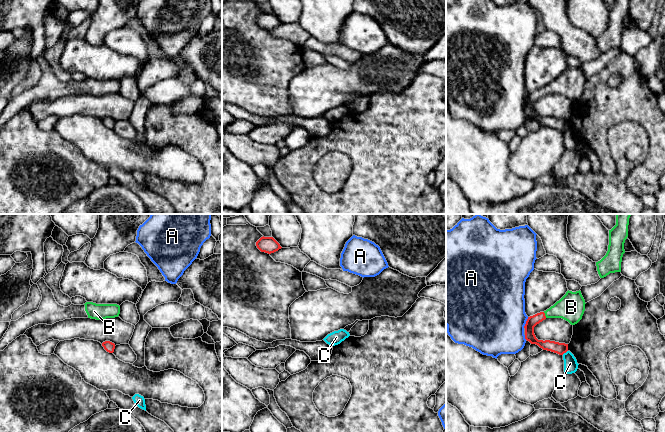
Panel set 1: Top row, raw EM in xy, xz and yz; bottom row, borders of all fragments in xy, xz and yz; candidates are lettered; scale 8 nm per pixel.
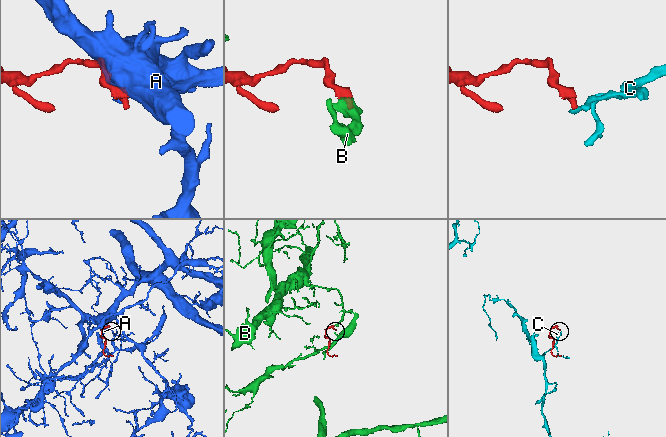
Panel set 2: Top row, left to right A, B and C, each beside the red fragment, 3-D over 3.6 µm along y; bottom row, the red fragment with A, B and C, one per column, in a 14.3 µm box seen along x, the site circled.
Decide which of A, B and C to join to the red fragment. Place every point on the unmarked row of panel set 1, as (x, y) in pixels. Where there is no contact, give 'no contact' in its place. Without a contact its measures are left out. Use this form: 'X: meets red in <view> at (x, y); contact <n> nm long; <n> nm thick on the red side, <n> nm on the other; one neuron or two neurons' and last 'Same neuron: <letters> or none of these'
A: meets red in yz at (526, 98); contact 100 nm long; 90 nm thick on the red side, 480 nm on the other; two neurons
B: meets red in yz at (544, 91); contact 50 nm long; 90 nm thick on the red side, 220 nm on the other; one neuron
C: meets red in yz at (564, 128); contact 60 nm long; 100 nm thick on the red side, 110 nm on the other; two neurons
Same neuron: B

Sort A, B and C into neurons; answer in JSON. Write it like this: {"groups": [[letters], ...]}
{"groups": [["A"], ["B"], ["C"]]}

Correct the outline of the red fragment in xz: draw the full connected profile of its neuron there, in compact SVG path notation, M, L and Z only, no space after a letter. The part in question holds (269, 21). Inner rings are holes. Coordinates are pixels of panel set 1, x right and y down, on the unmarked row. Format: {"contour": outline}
{"contour": "M264 12L256 18L256 22L261 28L268 30L274 29L282 24L273 13Z"}

